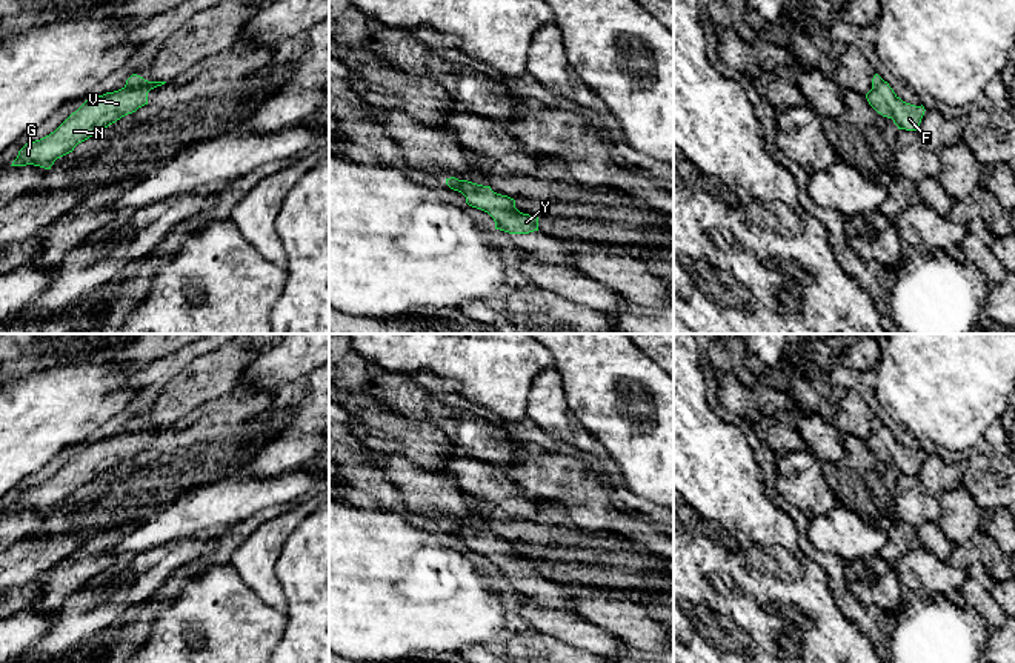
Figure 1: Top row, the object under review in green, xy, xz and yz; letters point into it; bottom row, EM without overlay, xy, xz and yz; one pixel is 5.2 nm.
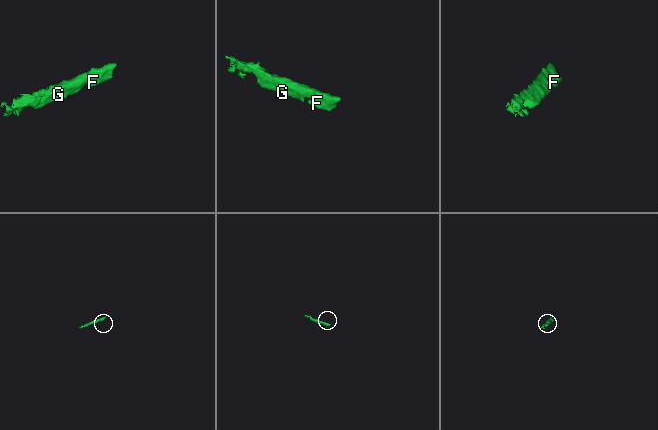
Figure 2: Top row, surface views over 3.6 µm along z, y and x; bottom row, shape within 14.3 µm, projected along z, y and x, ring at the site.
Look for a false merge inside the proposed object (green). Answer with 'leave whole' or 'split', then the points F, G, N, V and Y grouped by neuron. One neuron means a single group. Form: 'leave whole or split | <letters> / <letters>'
leave whole | F G N V Y

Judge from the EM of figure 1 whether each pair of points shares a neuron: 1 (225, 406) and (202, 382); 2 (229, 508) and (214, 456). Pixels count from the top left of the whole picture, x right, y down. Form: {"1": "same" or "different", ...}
{"1": "different", "2": "different"}

